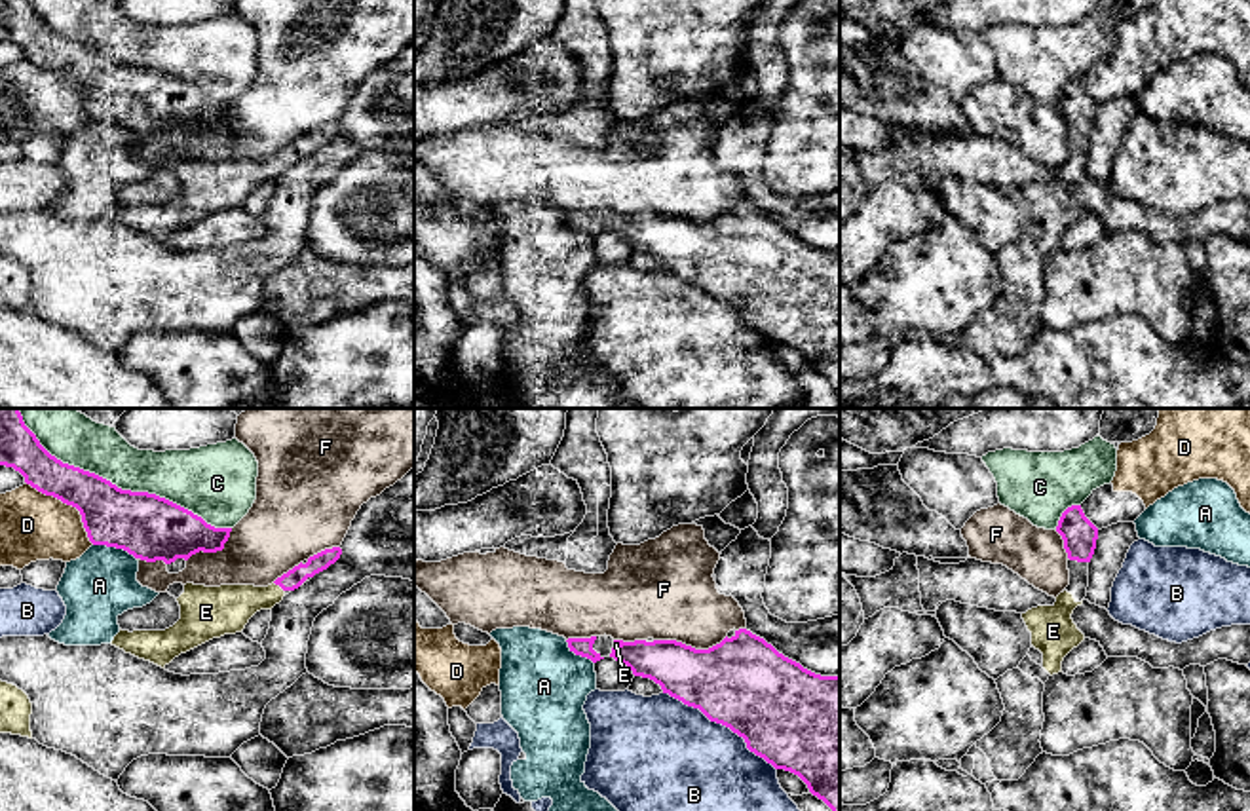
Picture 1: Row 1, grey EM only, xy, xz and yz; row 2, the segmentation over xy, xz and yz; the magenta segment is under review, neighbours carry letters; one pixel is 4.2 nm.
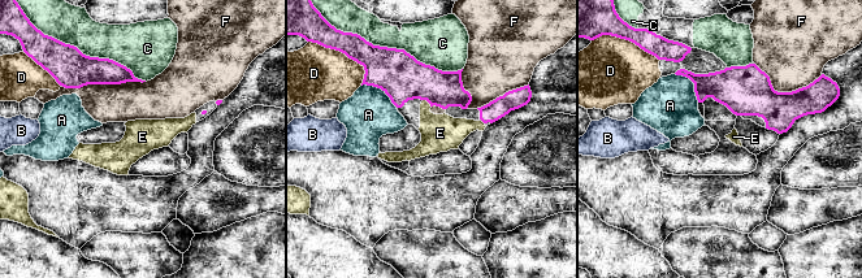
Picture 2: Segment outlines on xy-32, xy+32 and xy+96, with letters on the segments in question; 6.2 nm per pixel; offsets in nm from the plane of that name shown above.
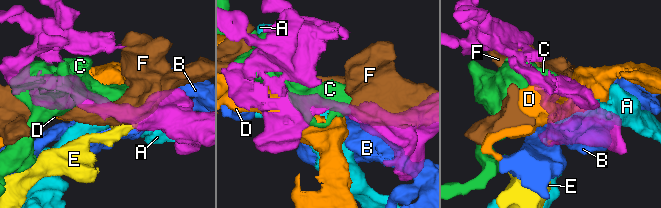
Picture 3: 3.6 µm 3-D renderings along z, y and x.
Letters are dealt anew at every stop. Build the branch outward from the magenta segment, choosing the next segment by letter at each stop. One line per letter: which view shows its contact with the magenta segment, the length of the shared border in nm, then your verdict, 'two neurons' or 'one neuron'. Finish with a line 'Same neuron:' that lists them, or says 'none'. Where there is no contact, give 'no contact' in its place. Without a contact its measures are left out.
A: meets magenta in xy; contact 200 nm long; two neurons
B: meets magenta in xz; contact 600 nm long; two neurons
C: meets magenta in xy; contact 1050 nm long; two neurons
D: meets magenta in xy; contact 400 nm long; two neurons
E: meets magenta in xy; contact 60 nm long; one neuron
F: meets magenta in xz; contact 320 nm long; two neurons
Same neuron: E

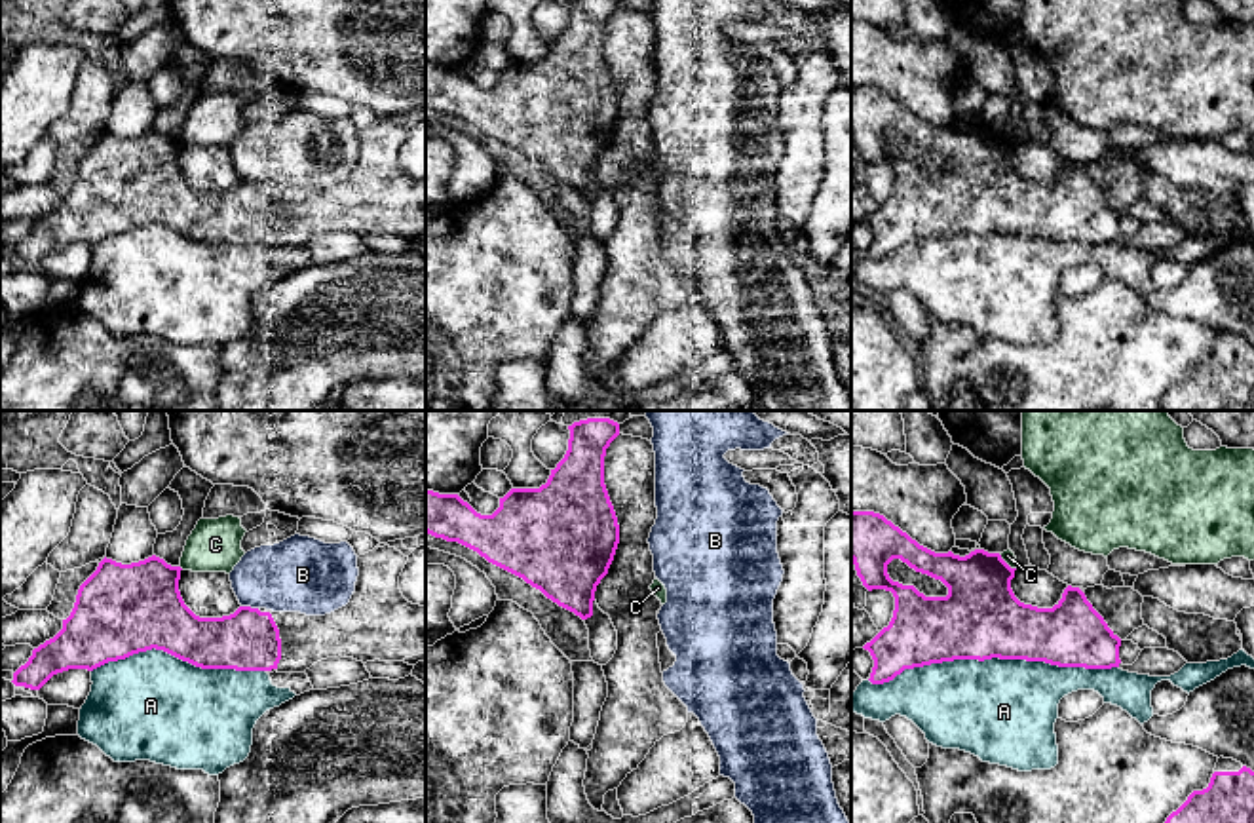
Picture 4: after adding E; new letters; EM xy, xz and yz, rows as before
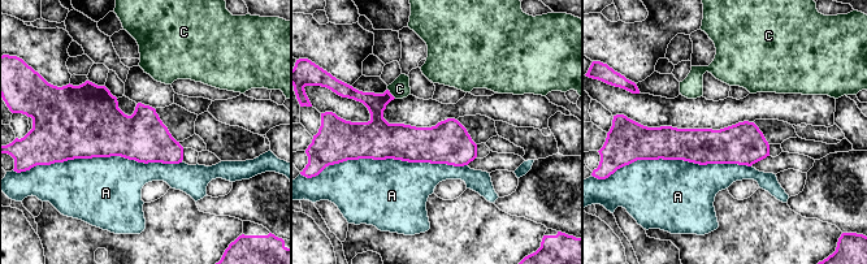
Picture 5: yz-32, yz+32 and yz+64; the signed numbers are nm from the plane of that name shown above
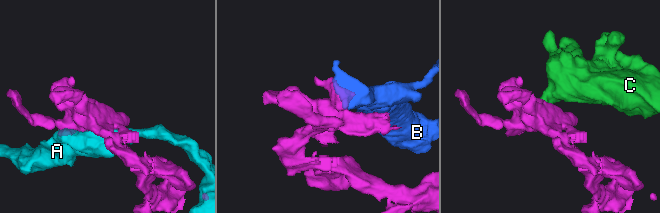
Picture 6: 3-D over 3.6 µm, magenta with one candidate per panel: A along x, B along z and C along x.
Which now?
A: meets magenta in yz; contact 1050 nm long; two neurons
B: meets magenta in xy; contact 70 nm long; two neurons
C: meets magenta in yz; contact 100 nm long; two neurons
Same neuron: none

